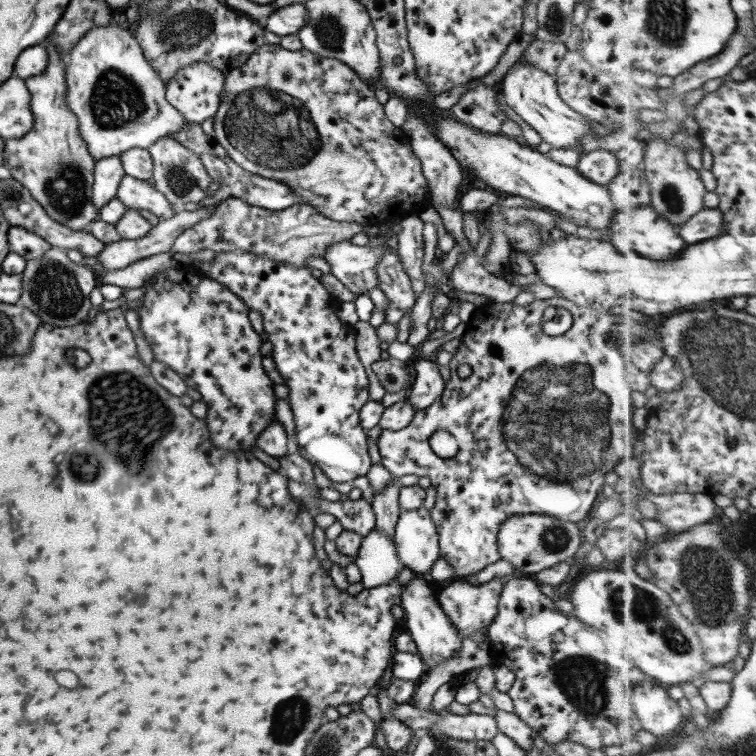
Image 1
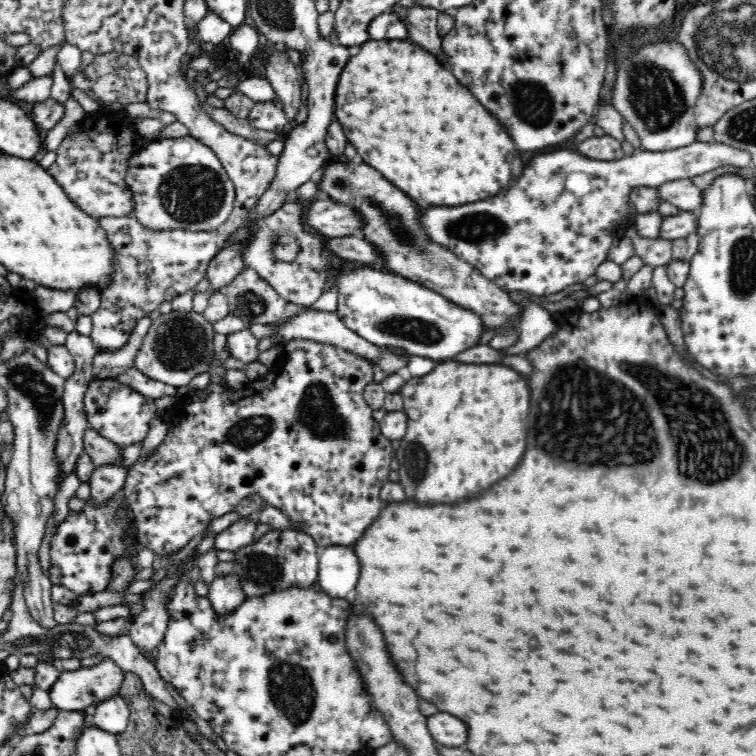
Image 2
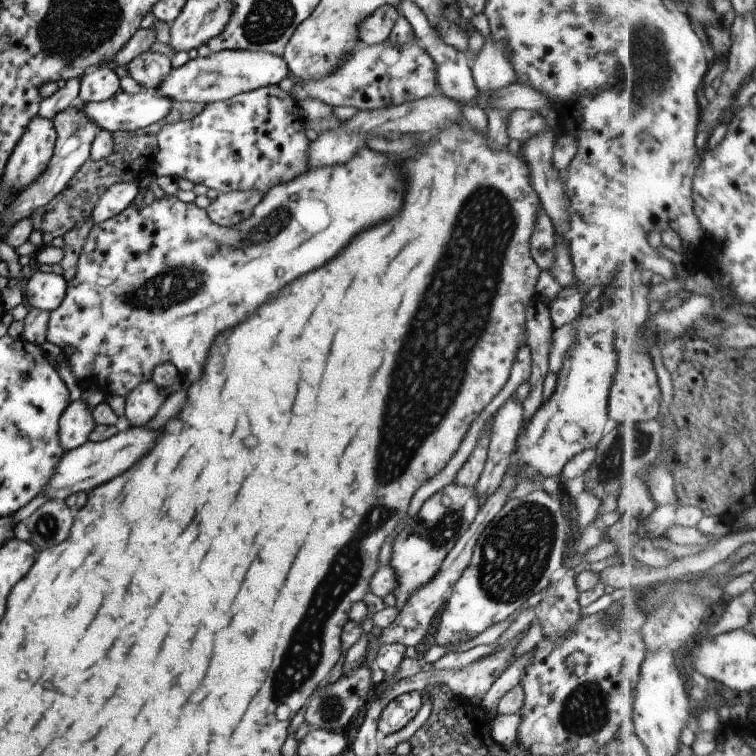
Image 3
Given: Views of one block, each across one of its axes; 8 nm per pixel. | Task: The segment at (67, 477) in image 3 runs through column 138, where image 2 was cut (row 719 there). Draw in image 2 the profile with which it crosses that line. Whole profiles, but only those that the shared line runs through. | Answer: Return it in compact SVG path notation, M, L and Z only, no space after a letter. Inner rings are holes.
M438 712L427 718L427 728L436 746L457 748L466 742L468 730L458 718Z

